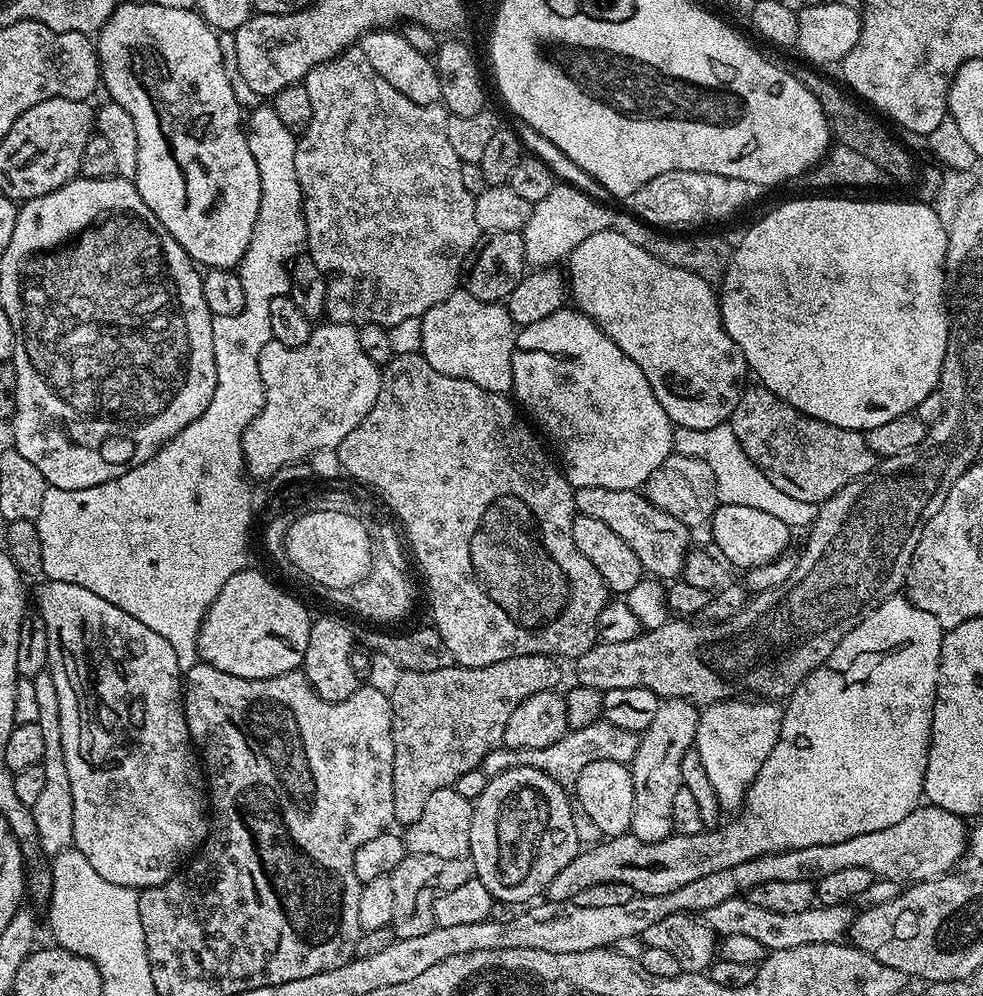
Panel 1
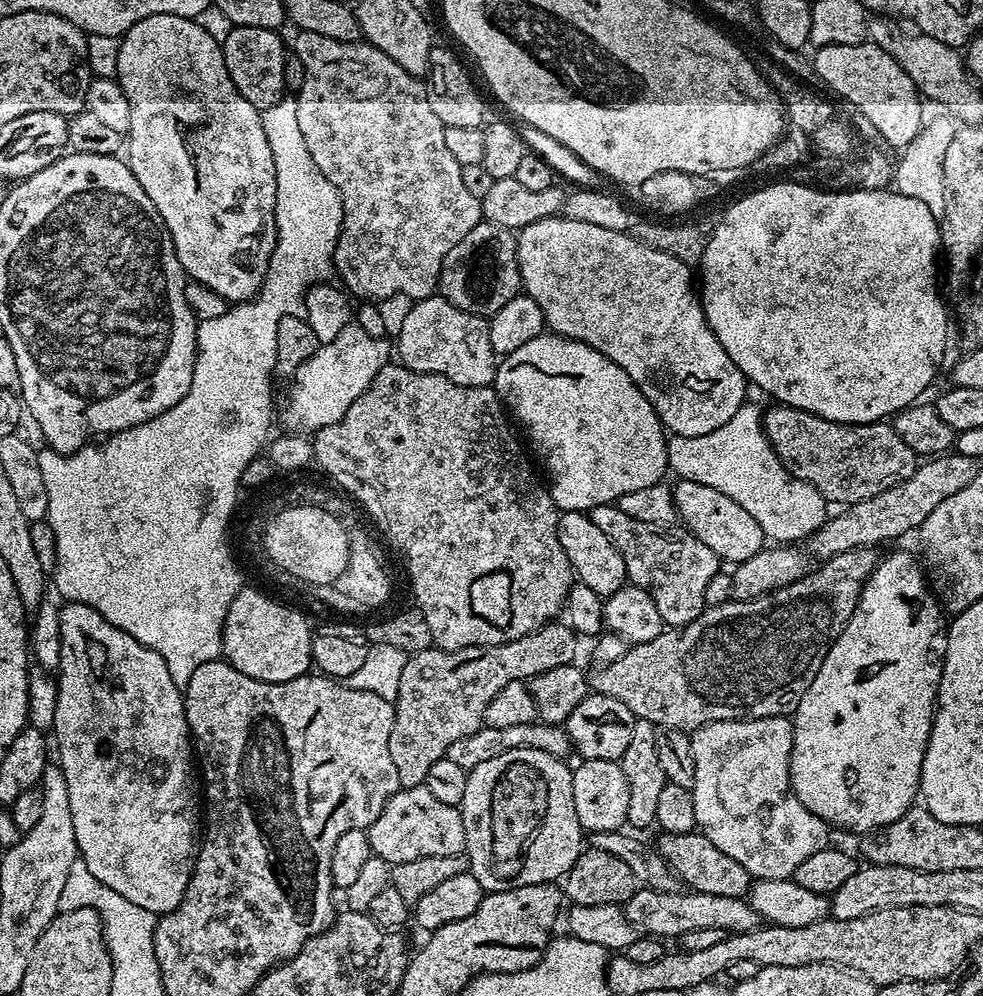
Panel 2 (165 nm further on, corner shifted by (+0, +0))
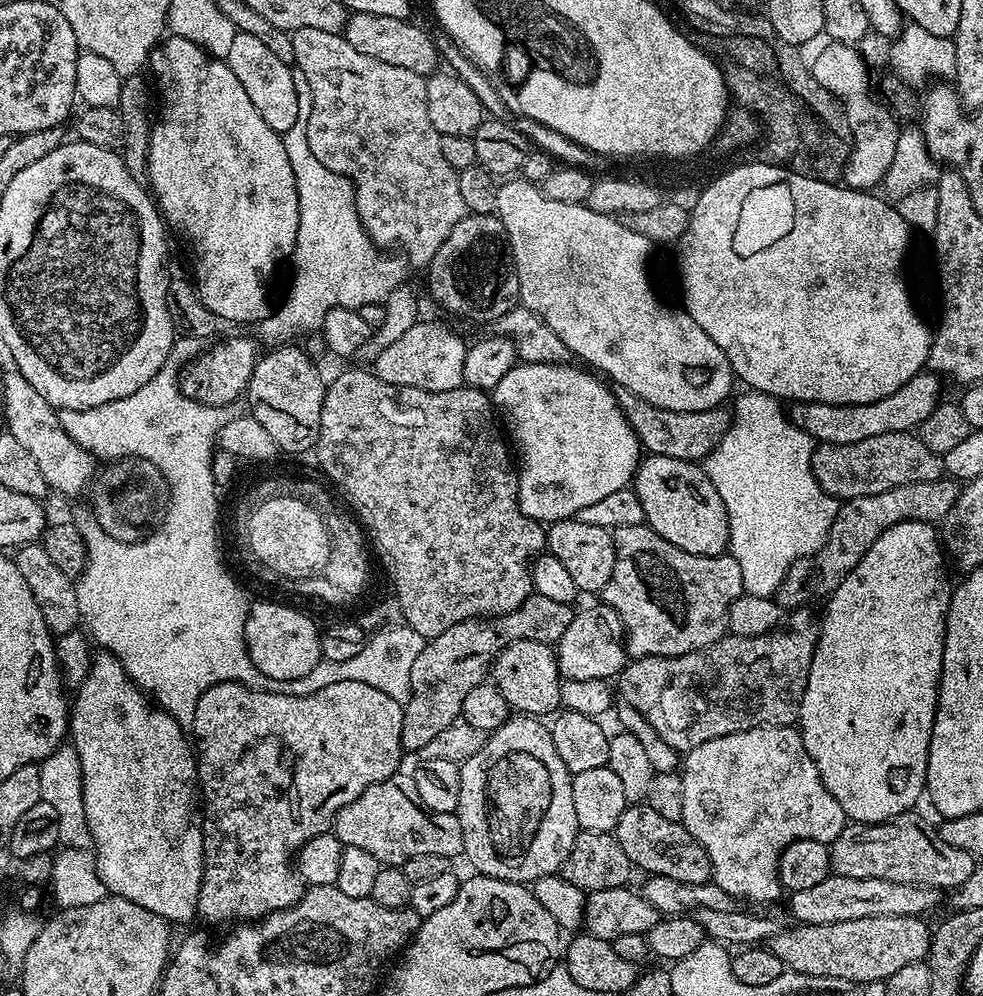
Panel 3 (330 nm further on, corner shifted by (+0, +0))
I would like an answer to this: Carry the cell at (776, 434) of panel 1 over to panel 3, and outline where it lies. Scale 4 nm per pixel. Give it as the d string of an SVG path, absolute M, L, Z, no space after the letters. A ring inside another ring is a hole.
M895 432L874 434L874 438L865 438L863 442L820 444L812 454L812 473L826 494L847 502L866 494L882 494L910 482L938 480L945 475L945 470L941 453L930 450L919 435Z

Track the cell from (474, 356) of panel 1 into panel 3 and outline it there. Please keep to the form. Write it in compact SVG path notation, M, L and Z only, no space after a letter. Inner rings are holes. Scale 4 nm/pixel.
M417 320L402 338L386 346L382 354L374 358L374 371L382 382L394 386L410 386L427 392L445 392L464 384L464 367L469 345L452 328L439 324L436 320Z

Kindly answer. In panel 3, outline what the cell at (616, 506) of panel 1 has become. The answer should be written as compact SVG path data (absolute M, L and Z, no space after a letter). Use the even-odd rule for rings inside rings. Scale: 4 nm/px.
M647 523L615 529L612 532L612 541L616 551L614 574L610 582L606 582L602 600L621 616L629 657L681 656L701 652L703 648L726 635L730 606L745 593L742 566L738 566L738 562L731 554L722 556L686 554L678 550L678 546L666 542L666 538L662 538L662 534L648 527Z

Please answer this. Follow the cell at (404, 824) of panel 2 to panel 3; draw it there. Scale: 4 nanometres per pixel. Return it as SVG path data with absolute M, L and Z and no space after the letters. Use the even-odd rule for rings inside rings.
M408 774L391 776L362 790L362 794L358 794L358 798L350 802L350 806L342 806L342 810L338 810L334 831L345 848L367 850L384 866L402 866L407 860L414 858L414 854L442 854L455 858L464 851L464 835L456 813L431 812L422 802L422 798L418 795L418 786L414 786L411 775Z

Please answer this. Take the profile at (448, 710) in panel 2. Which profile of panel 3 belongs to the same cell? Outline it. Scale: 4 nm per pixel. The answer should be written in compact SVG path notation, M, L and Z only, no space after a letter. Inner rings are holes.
M533 594L526 598L526 602L522 602L522 606L518 606L518 610L510 614L463 620L450 626L450 630L442 630L442 634L438 634L433 640L427 641L410 673L412 697L404 705L402 722L404 752L419 753L426 742L446 730L446 726L461 719L460 711L466 694L470 694L474 686L489 679L496 655L507 644L513 640L537 640L543 644L555 645L570 626L573 615L573 605Z

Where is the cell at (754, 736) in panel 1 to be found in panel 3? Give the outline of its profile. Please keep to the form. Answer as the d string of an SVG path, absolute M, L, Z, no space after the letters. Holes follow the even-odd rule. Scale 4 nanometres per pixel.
M785 726L783 728L742 730L734 734L726 734L722 738L710 738L710 742L702 742L702 746L690 749L682 760L682 823L690 830L690 834L694 834L694 838L698 838L698 842L702 842L706 854L710 854L712 880L718 886L722 886L722 890L726 890L726 894L730 894L737 901L749 900L752 903L749 905L758 906L754 904L772 904L782 895L778 878L778 862L782 850L786 850L786 846L790 846L790 842L799 840L822 842L831 846L834 838L838 838L838 834L842 834L846 817L842 806L838 806L838 798L834 798L834 794L830 794L830 790L826 790L826 786L818 774L818 766L814 766L799 731L795 727Z

